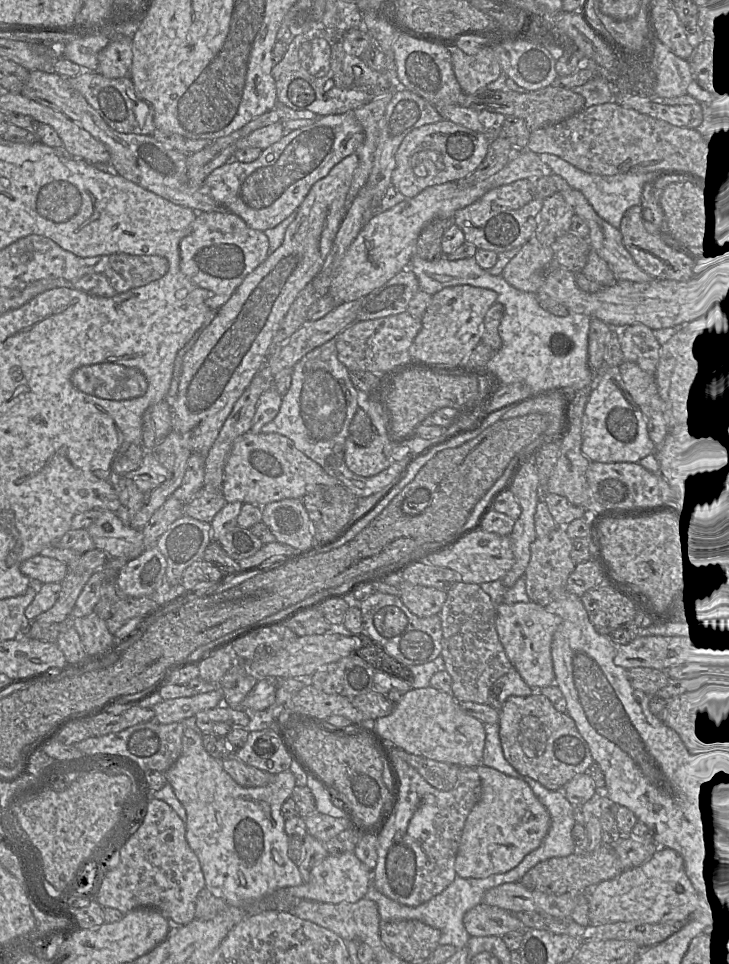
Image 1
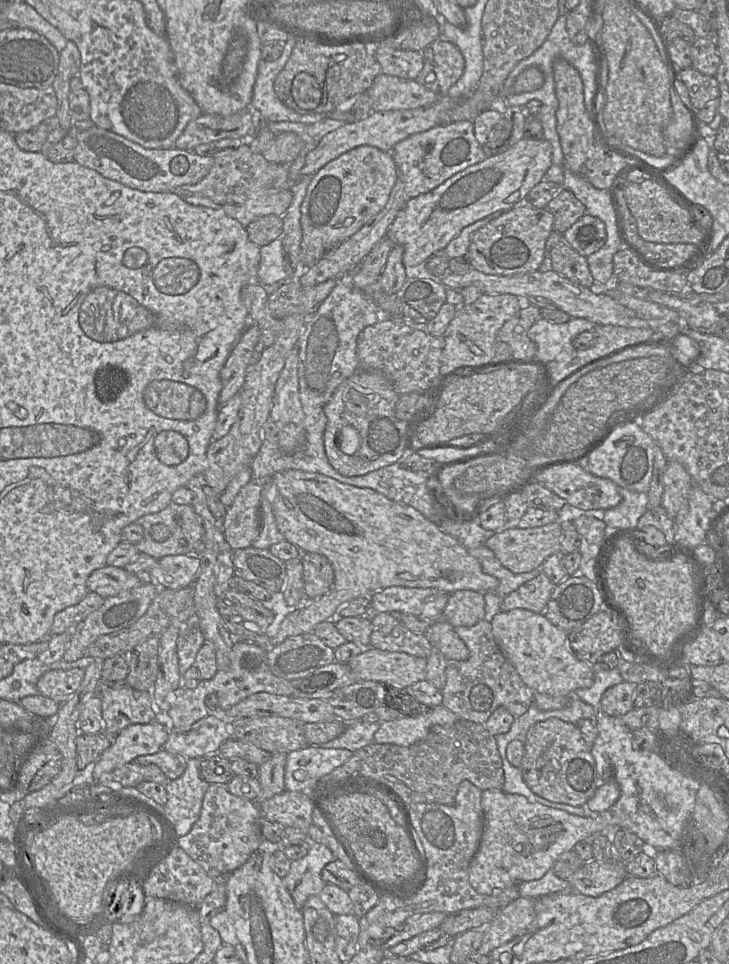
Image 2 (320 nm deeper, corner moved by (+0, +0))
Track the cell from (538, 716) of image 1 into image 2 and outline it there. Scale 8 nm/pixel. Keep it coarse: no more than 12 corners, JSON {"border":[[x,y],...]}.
{"border":[[576,724],[530,727],[523,779],[536,795],[579,807],[600,778]]}

